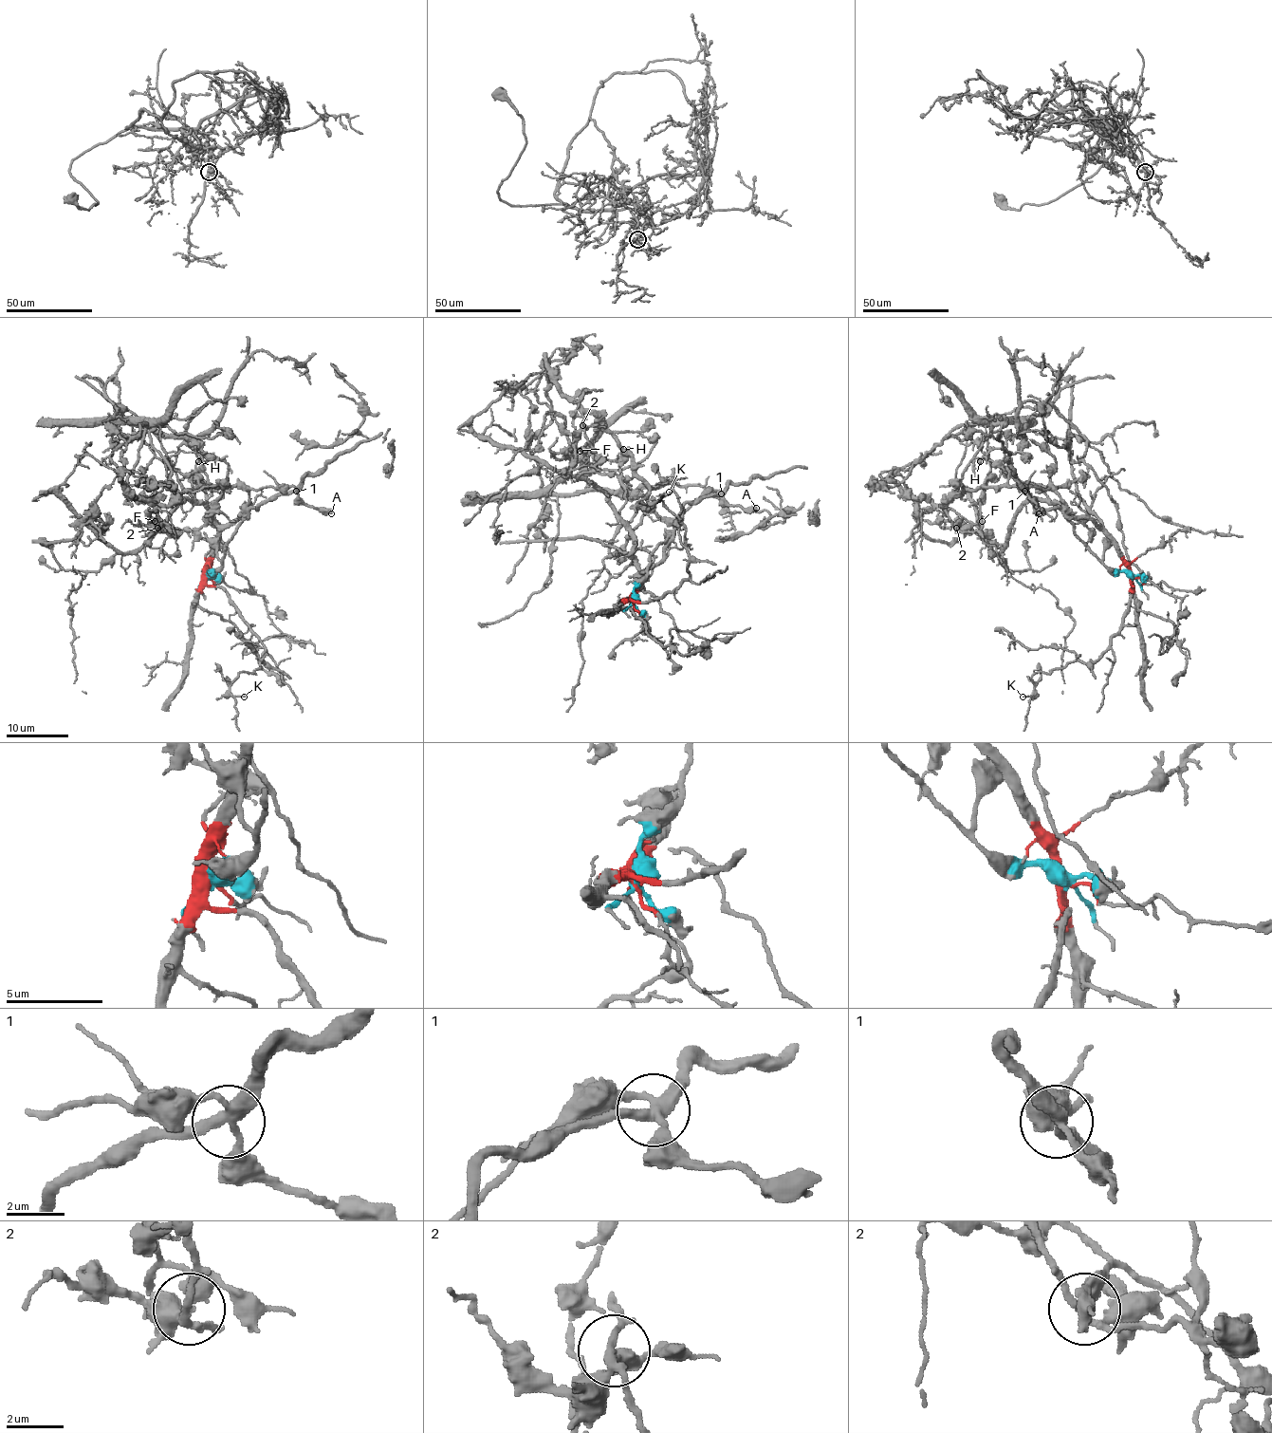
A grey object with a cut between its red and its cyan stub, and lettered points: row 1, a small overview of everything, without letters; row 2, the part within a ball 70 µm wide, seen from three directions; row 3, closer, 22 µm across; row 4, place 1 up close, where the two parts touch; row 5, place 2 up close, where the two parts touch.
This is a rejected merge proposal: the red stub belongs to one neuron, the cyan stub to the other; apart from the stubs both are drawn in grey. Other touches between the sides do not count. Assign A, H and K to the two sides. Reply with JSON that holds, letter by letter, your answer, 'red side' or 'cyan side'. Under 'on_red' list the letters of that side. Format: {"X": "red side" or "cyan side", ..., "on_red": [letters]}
{"A": "cyan side", "H": "cyan side", "K": "red side", "on_red": ["K"]}

